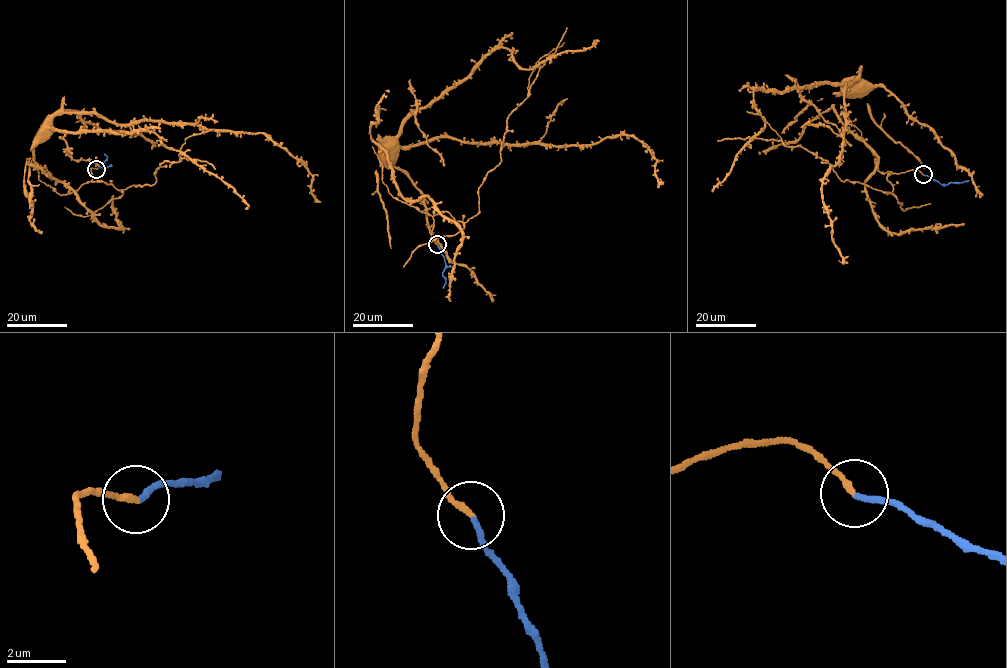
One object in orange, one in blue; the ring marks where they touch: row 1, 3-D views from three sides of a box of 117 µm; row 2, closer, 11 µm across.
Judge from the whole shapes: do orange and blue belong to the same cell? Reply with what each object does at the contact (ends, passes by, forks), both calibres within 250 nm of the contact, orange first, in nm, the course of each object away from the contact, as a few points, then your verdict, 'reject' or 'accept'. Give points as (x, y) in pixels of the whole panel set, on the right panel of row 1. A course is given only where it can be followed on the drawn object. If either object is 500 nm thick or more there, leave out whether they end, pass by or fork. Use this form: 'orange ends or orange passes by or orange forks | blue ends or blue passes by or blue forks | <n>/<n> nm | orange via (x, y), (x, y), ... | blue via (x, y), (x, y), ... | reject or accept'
orange ends | blue ends | 200/190 nm | orange via (923, 174), (891, 174), (893, 195), (754, 137), (754, 89), (856, 79), (822, 186), (838, 260) | blue via (923, 174), (942, 184), (969, 180) | accept

